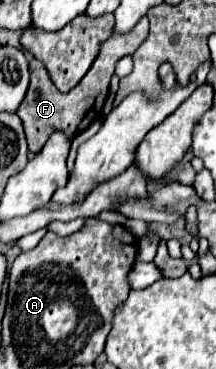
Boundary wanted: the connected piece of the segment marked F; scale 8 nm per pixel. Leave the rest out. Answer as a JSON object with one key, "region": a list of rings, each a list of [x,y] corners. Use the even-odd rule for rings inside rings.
{"region":[[[143,17],[129,33],[115,33],[111,39],[107,39],[101,45],[99,57],[95,59],[93,67],[87,71],[87,75],[79,81],[77,87],[73,87],[67,95],[59,93],[57,87],[49,81],[49,75],[45,71],[45,65],[37,59],[33,59],[29,63],[29,71],[31,71],[31,83],[29,83],[29,91],[27,97],[23,99],[17,115],[23,121],[23,129],[25,129],[25,137],[29,143],[29,151],[31,153],[39,153],[41,147],[45,145],[45,141],[49,139],[49,135],[57,129],[63,129],[69,137],[75,137],[77,133],[81,133],[83,129],[87,129],[93,119],[101,117],[101,109],[109,91],[109,81],[113,77],[115,71],[115,63],[125,57],[125,55],[133,55],[137,51],[137,47],[147,39],[149,35],[149,21],[147,17]]]}

